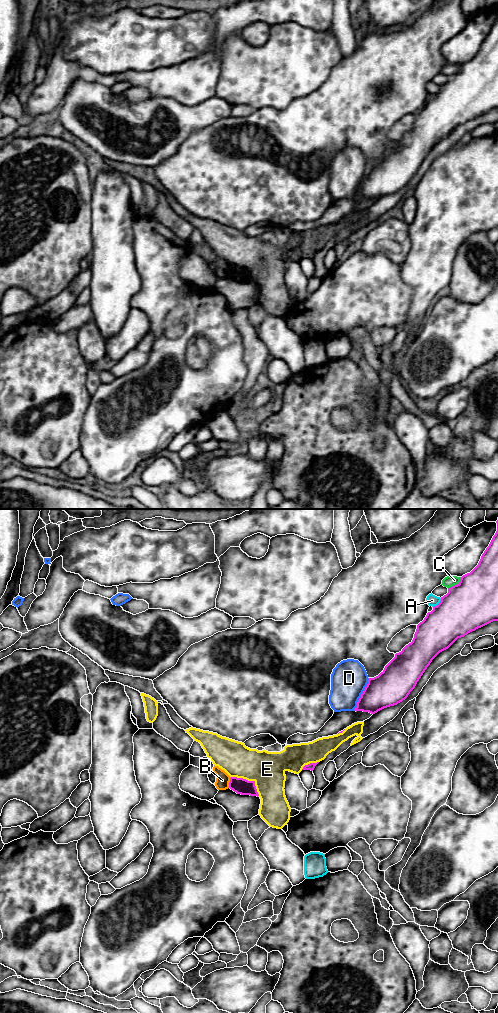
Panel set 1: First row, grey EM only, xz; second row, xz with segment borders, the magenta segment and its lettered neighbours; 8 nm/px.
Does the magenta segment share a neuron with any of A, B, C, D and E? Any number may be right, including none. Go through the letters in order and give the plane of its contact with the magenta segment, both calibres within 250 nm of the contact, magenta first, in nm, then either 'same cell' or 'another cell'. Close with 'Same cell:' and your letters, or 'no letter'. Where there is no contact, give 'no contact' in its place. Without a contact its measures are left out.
A: contact in xz; calibres 400 and 90 nm; another cell
B: contact in xz; calibres 130 and 110 nm; another cell
C: contact in xz; calibres 400 and 90 nm; another cell
D: contact in xz; calibres 280 and 300 nm; another cell
E: contact in xz; calibres 130 and 280 nm; another cell
Same cell: no letter

